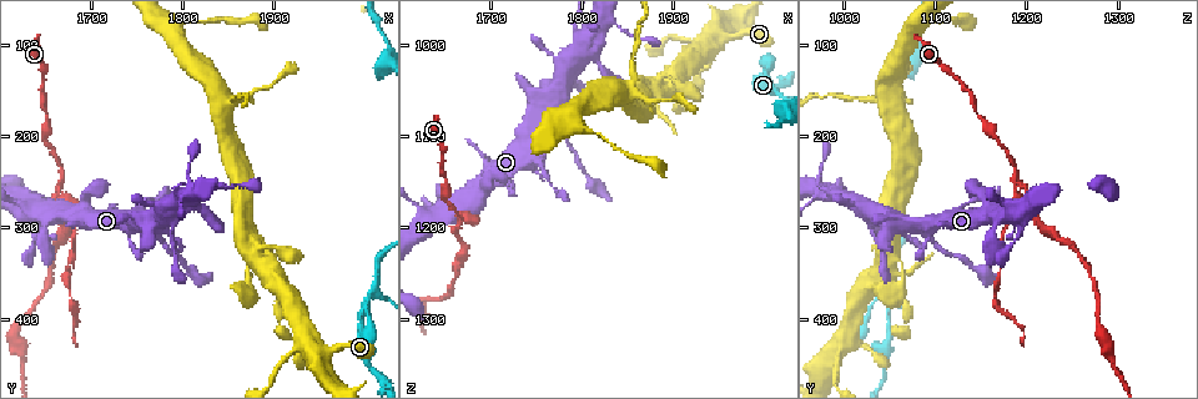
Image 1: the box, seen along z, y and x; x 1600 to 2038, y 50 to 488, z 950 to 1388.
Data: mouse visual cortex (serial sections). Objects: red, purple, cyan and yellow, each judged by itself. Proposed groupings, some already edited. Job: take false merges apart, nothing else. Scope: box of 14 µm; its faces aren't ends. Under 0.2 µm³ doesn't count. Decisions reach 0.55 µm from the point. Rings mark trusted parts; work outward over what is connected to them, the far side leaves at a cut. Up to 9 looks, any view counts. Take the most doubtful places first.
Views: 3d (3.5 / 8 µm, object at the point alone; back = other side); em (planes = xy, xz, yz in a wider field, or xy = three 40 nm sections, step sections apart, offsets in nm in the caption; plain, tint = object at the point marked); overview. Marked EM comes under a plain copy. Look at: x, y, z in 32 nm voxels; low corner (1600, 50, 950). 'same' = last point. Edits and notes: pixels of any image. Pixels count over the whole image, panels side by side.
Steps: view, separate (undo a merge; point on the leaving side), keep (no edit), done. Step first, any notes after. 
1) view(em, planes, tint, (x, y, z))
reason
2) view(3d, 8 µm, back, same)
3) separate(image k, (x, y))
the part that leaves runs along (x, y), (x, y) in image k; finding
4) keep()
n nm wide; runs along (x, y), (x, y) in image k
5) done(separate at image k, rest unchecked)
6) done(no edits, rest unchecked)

view(3d, 3.5 µm, (2010, 370, 1045))
a narrow waist

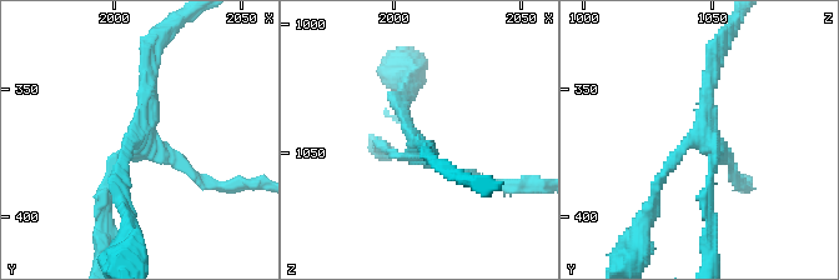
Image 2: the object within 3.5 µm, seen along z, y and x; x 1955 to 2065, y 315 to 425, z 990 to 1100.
view(em, xy, step 2, tint, (2009, 371, 1050))

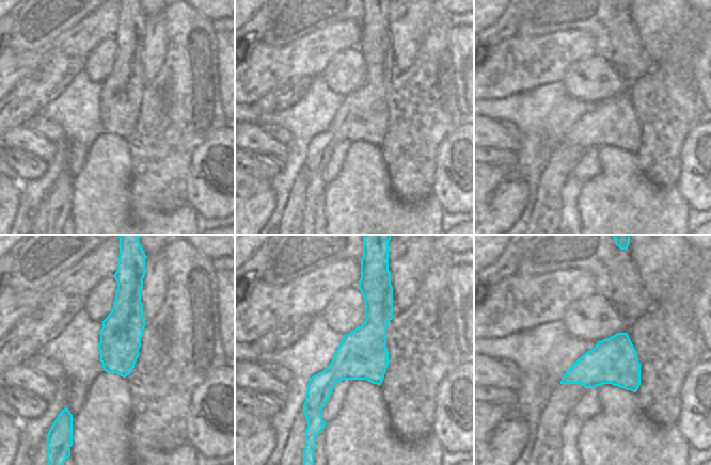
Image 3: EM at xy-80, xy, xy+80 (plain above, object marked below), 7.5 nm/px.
keep()
runs along (363, 284), (372, 335), (319, 388), (318, 414) in image 3; one cell here

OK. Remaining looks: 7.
view(3d, 3.5 µm, (1945, 435, 990))
sharp bend

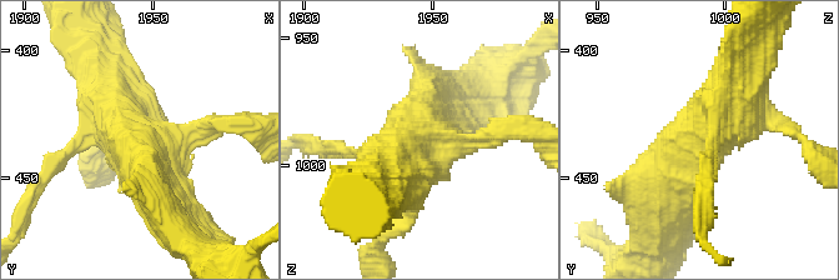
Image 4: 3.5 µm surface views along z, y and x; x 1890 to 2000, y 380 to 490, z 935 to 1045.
view(em, xy, step 2, tint, (1941, 434, 991))

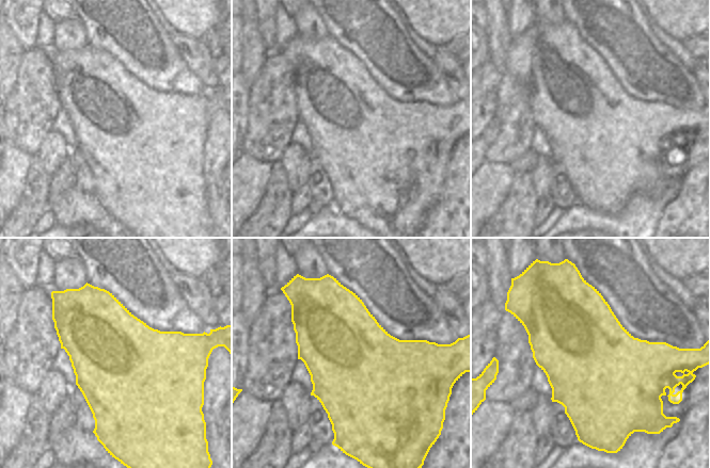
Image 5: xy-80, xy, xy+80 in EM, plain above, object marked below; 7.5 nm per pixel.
keep()
runs along (497, 131), (417, 138), (390, 180) in image 4; all the same cell

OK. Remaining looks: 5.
view(3d, 3.5 µm, back, (1855, 165, 1045))
three-way junction

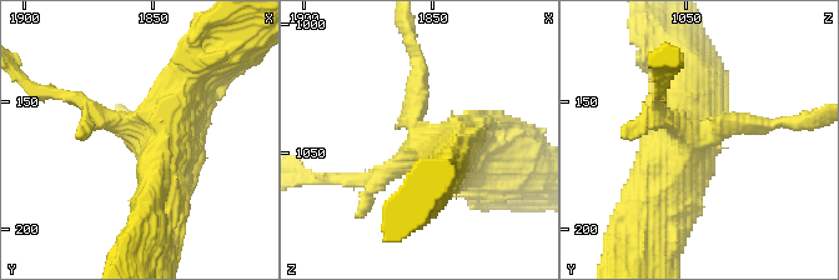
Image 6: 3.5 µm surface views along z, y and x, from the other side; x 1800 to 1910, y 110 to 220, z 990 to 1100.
keep()
all the same cell

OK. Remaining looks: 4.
view(3d, 3.5 µm, (1875, 360, 1065))
sharp bend

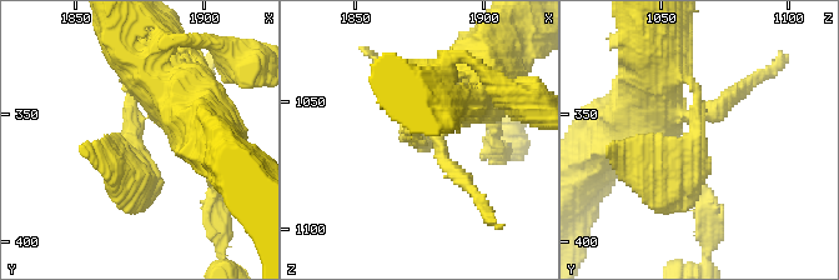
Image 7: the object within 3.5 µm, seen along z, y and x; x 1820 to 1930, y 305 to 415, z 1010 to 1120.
view(em, xy, step 2, tint, (1872, 360, 1065))

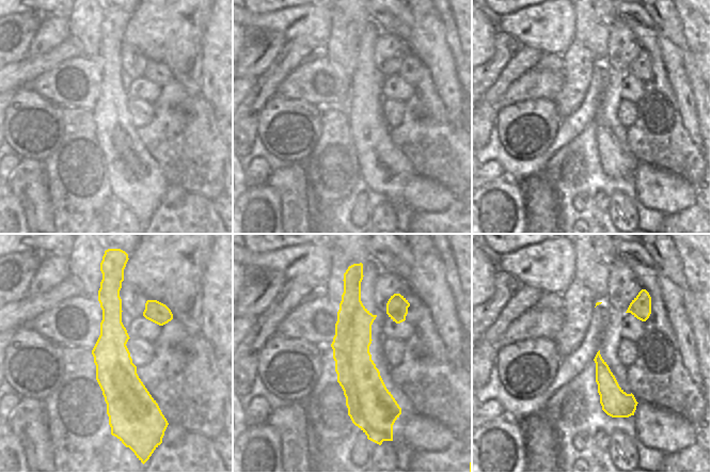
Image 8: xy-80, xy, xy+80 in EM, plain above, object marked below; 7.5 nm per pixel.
view(em, xy, step 3, tint, same)

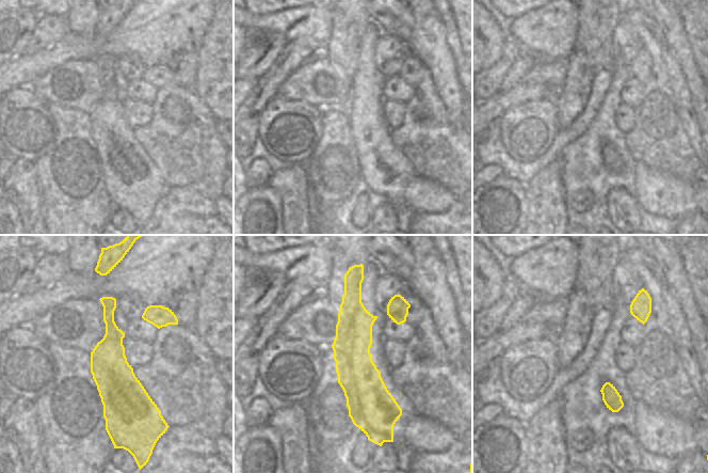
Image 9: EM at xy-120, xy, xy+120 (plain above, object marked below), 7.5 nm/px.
keep()
300 nm wide; runs along (347, 284), (361, 425) in image 9; all the same cell

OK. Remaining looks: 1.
done(no edits, rest unchecked)

